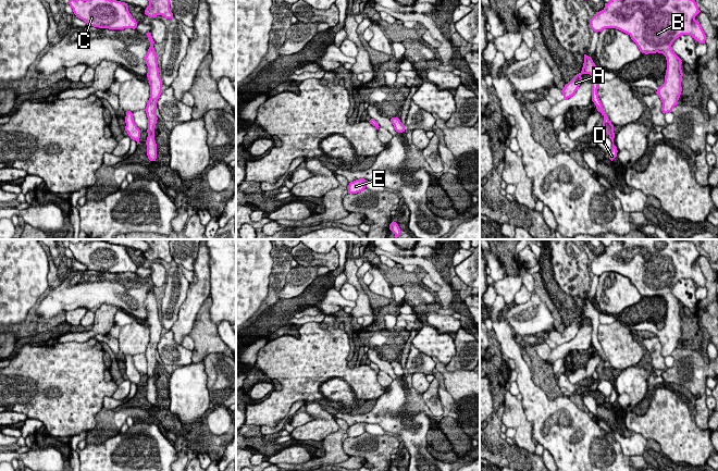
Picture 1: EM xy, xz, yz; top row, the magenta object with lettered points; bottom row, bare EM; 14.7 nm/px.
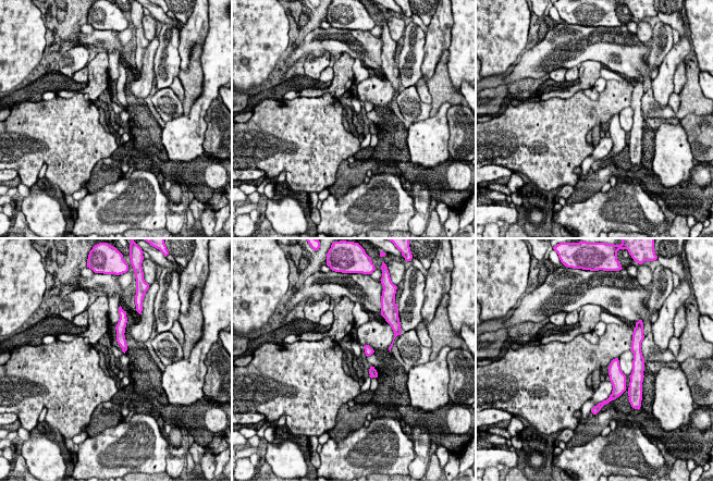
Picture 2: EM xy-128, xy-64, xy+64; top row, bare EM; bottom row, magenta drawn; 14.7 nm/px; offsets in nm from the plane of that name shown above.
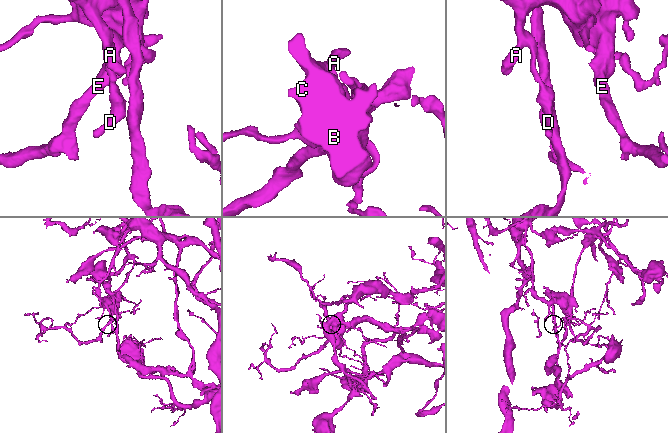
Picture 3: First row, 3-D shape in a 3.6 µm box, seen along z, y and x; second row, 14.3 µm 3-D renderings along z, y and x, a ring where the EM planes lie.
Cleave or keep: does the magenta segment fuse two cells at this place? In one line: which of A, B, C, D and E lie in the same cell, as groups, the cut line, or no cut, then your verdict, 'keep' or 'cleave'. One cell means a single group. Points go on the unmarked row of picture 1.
groups A B C E / D; cut yz (605, 356), (603, 358); cleave

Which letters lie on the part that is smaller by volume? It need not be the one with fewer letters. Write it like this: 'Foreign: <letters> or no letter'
Foreign: D

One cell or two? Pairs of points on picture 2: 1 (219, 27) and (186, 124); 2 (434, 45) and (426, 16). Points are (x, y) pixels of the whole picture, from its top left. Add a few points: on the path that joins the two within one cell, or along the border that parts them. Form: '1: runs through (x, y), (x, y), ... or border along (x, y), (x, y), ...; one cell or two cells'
1: runs through (219, 51), (219, 69), (204, 100); one cell
2: border along (435, 11), (427, 25), (413, 12); two cells

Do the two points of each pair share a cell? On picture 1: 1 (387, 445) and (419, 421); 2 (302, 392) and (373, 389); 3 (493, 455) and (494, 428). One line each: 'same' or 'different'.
1: different
2: same
3: same

